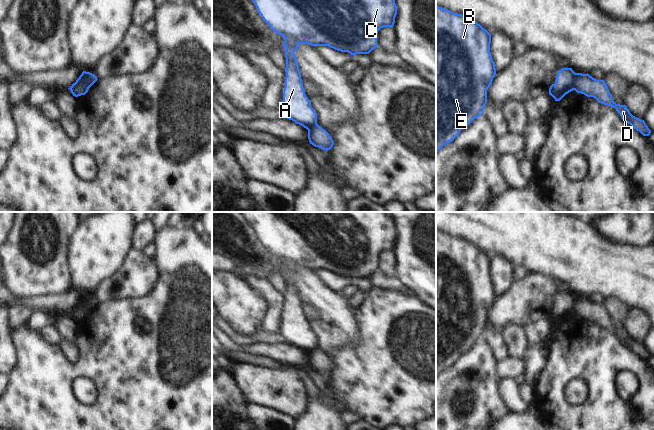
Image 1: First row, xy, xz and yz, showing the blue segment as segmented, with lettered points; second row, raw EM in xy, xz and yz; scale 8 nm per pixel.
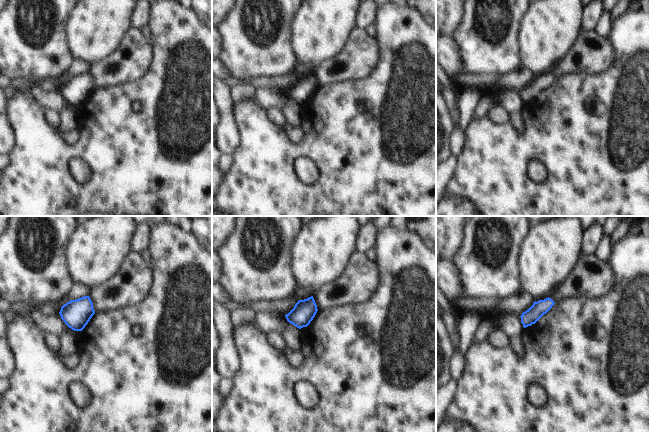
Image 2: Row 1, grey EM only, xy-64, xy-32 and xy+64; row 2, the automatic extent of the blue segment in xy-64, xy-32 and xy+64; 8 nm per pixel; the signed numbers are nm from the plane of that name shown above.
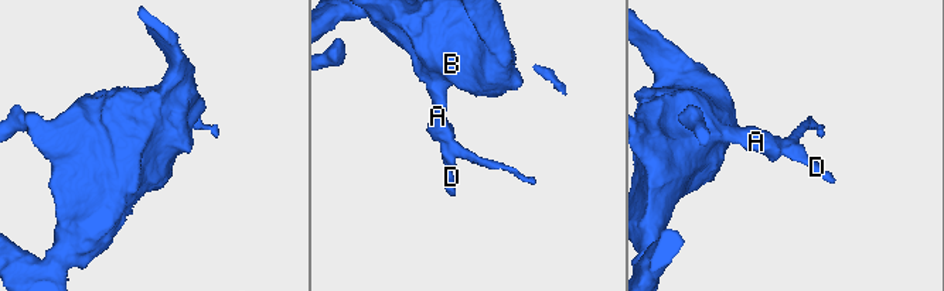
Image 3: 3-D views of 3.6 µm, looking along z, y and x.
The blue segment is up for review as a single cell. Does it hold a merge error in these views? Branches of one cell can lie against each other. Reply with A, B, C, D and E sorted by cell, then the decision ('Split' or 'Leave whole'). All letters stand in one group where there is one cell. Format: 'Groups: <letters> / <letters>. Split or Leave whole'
Groups: A B C E / D. Split

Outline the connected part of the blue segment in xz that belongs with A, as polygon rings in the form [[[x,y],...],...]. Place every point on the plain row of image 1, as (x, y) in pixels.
[[[242,212],[253,225],[263,244],[284,263],[286,301],[281,333],[287,343],[308,353],[317,348],[317,337],[305,318],[298,286],[294,279],[300,268],[328,270],[351,279],[369,278],[377,270],[377,258],[383,251],[393,252],[397,230],[391,212]]]

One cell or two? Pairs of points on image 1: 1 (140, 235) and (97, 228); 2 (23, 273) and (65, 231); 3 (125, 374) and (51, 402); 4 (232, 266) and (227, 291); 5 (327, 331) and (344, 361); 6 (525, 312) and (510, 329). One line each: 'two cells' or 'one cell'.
1: two cells
2: one cell
3: one cell
4: two cells
5: two cells
6: two cells

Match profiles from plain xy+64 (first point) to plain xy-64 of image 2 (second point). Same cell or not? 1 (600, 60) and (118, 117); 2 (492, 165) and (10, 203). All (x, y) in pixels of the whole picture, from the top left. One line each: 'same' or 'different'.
1: different
2: same

